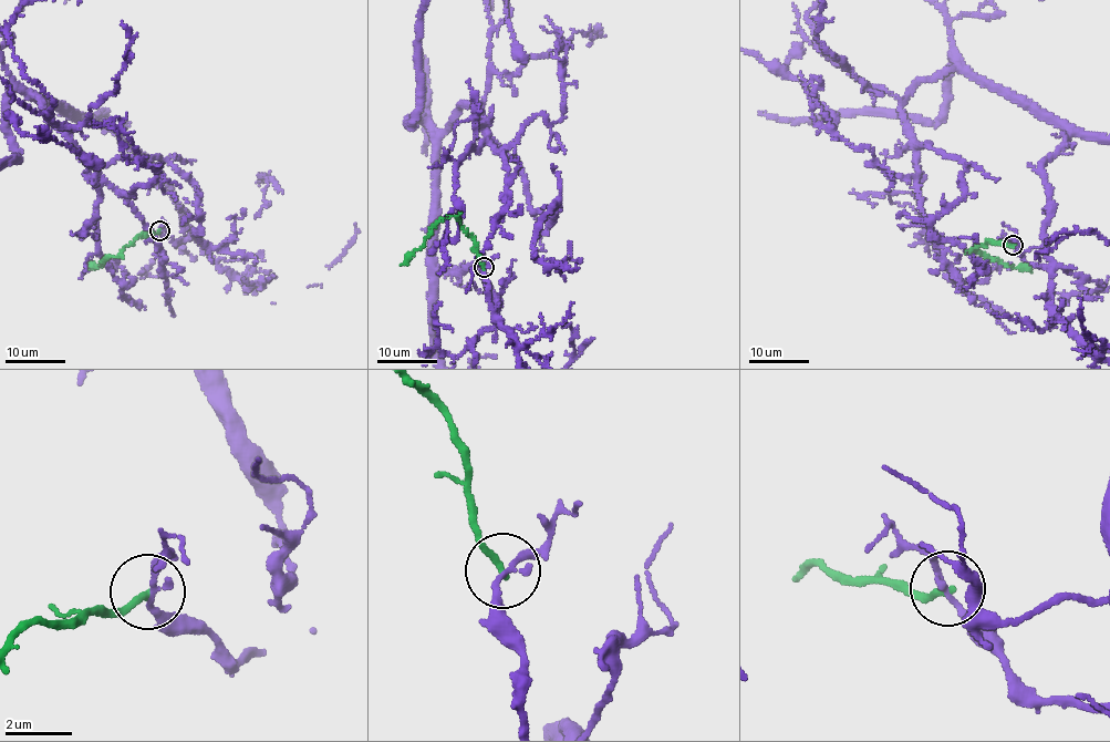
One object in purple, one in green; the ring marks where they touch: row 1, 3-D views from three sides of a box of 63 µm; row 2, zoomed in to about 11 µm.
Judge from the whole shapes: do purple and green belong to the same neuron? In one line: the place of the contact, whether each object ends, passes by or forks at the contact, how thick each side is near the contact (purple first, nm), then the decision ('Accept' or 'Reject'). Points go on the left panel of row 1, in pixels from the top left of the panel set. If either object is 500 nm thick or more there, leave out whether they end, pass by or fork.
Place: (159, 230). At the ring purple passes by. At the ring green ends. Thickness 190 nm (purple) against 200 nm. Reject

